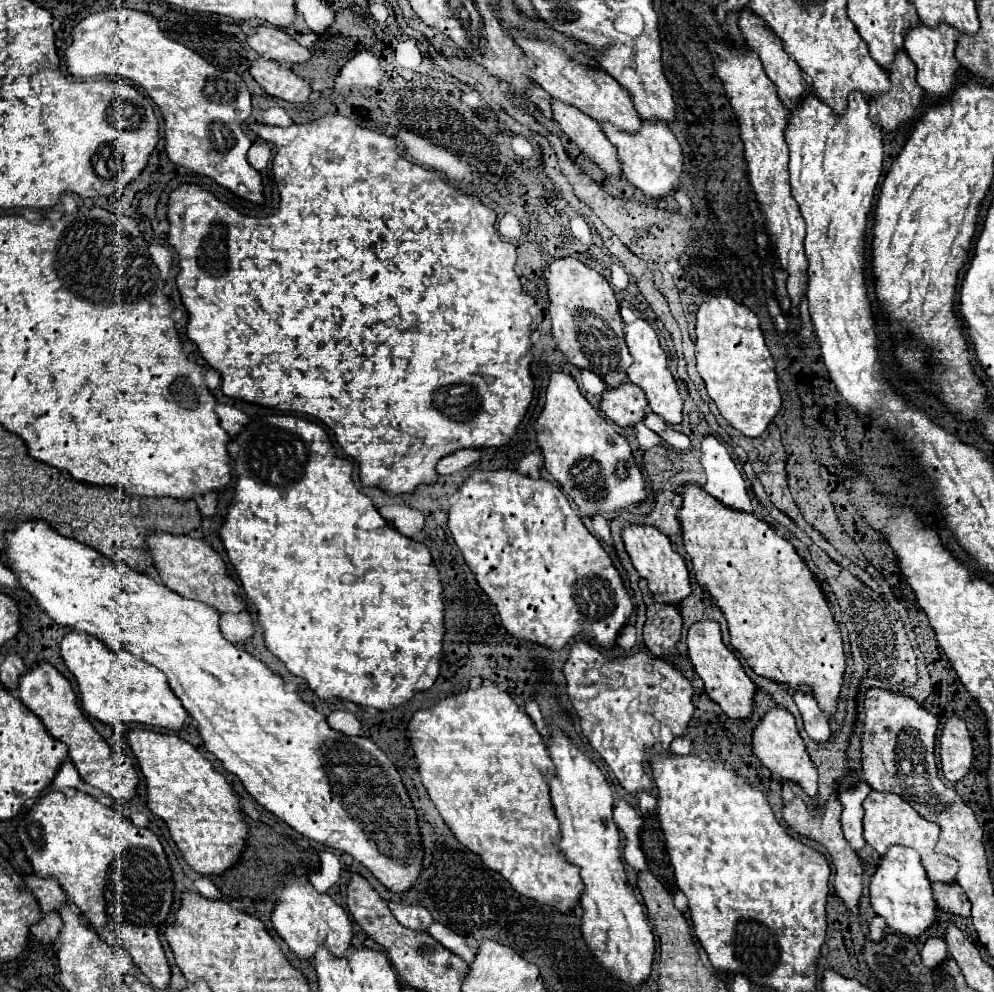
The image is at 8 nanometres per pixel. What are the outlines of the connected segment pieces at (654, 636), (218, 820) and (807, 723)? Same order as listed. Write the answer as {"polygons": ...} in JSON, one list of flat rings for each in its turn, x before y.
{"polygons":[[[640,579,640,591,646,603,646,623,644,623,644,643,654,655,676,653,676,643,680,641,682,617,676,605,666,605,654,601,648,583]],[[136,727,126,733,126,739,146,779,146,805,166,821,184,861,200,875,220,875,232,867,244,849,248,829,238,797,226,777,214,771,208,759,176,735]],[[796,691,794,701,802,713,804,719,804,729,814,741,828,741,830,737,830,723,824,711,818,707,816,697,810,691]]]}

